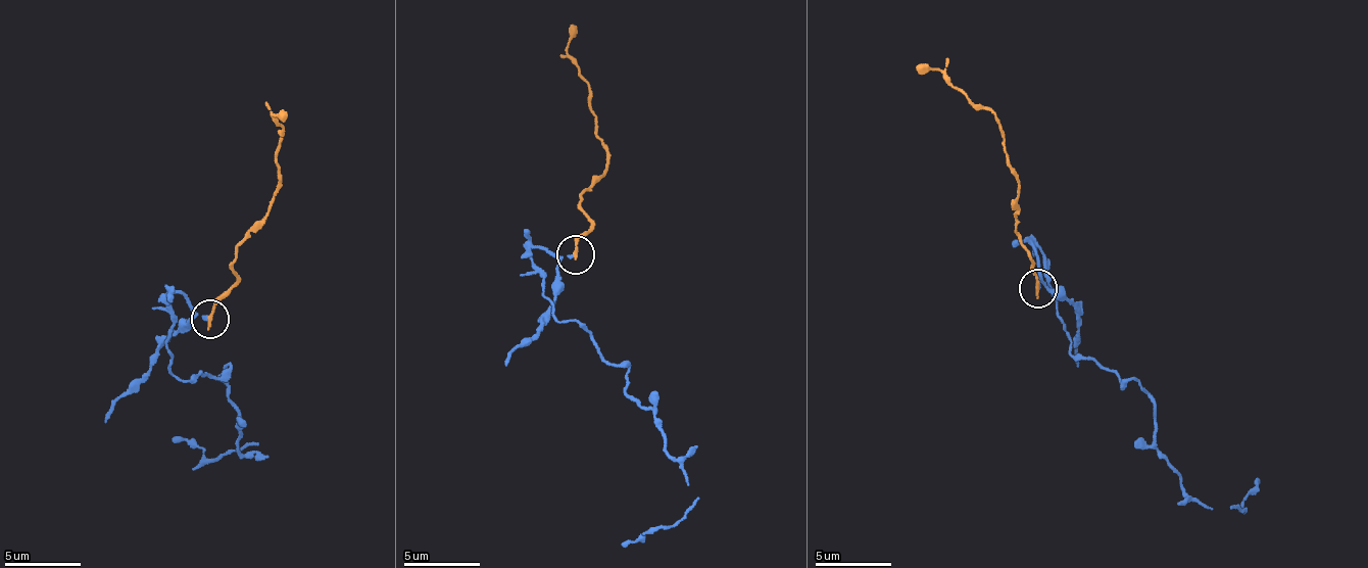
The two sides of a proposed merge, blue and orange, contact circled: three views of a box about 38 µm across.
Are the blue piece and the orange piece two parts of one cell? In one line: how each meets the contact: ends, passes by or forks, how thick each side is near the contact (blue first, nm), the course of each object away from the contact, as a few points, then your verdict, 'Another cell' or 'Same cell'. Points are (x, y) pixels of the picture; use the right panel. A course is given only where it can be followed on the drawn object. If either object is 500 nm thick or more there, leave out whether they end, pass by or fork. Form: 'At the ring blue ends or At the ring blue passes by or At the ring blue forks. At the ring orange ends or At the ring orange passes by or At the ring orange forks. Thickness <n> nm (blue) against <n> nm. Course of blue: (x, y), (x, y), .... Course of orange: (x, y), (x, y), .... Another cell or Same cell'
At the ring blue ends. At the ring orange ends. Thickness 140 nm (blue) against 220 nm. Course of blue: (1037, 288), (1055, 286), (1071, 352), (1133, 378), (1152, 401), (1155, 450), (1181, 487), (1246, 512), (1258, 476). Course of orange: (1037, 288), (1034, 269), (1015, 217), (1015, 177), (999, 119), (966, 98), (940, 74), (916, 67). Another cell

